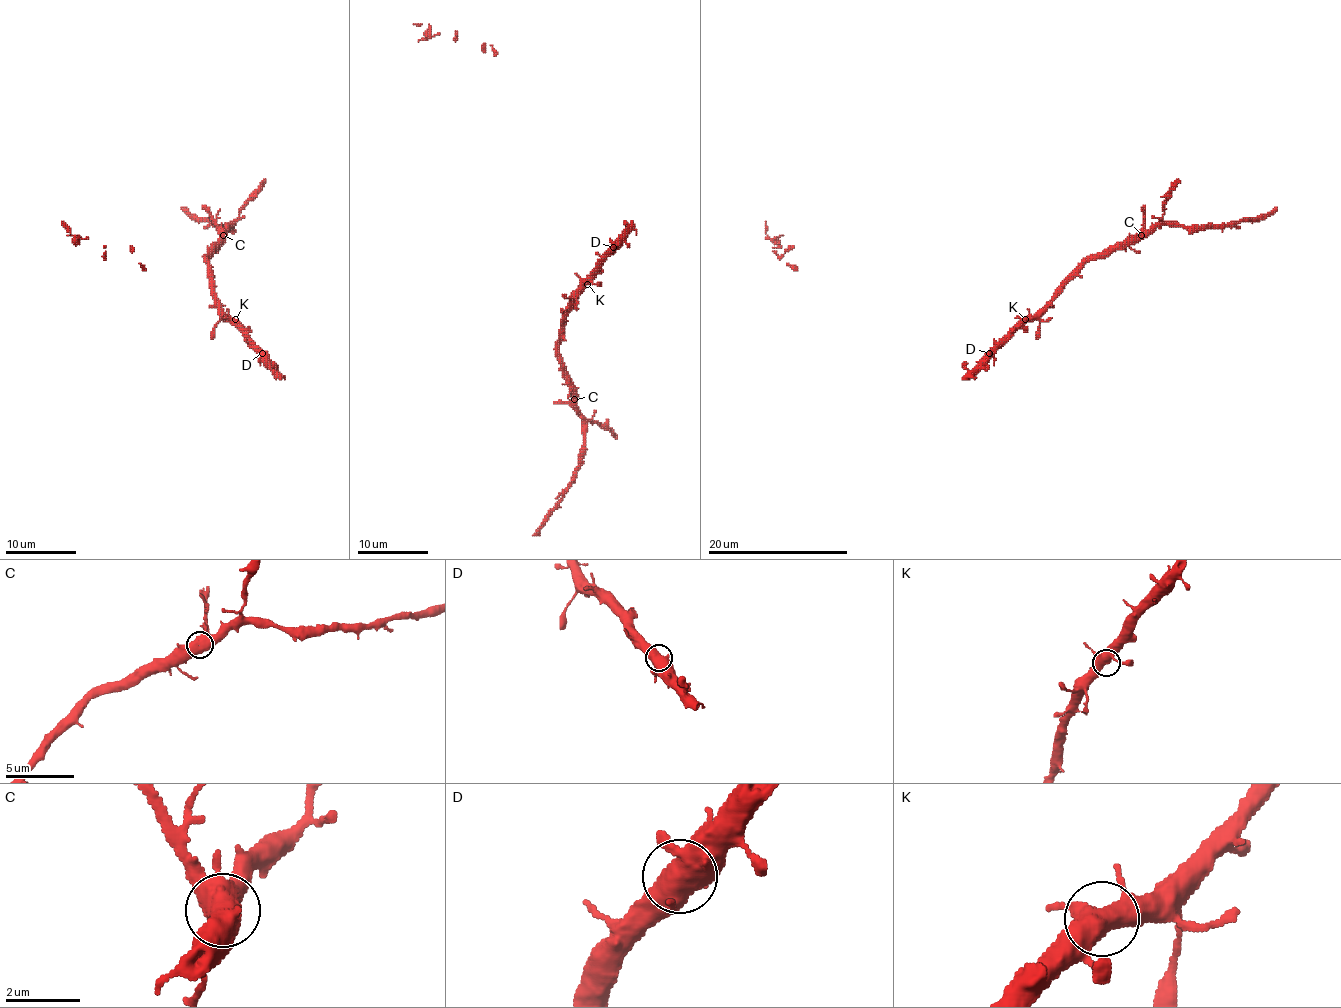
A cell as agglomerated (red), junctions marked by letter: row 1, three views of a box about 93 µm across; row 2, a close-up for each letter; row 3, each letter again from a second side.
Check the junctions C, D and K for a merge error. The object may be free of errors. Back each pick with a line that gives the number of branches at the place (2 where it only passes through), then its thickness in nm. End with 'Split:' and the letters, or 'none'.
Split: none

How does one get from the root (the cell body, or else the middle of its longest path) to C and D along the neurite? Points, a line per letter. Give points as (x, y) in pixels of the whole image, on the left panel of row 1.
C: (234, 321), (216, 298), (213, 270), (207, 263), (223, 235)
D: (234, 321), (262, 353)

